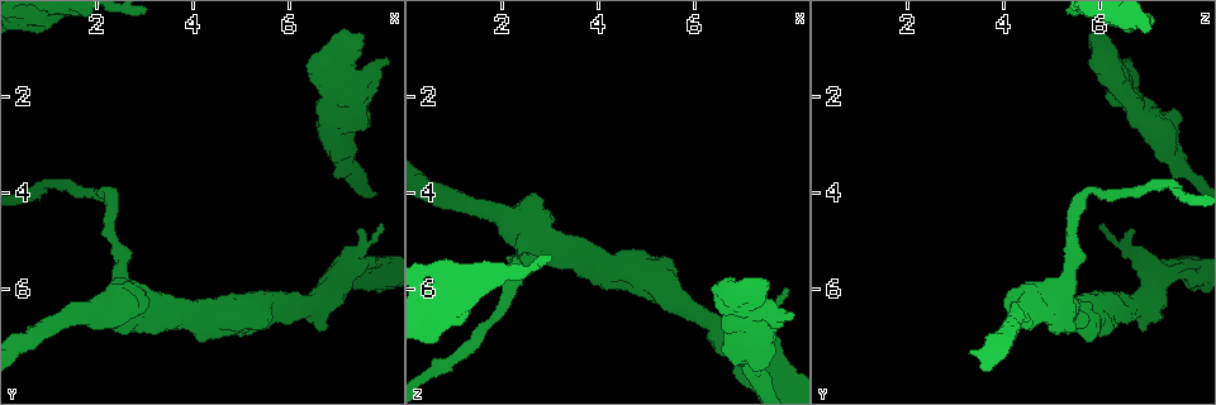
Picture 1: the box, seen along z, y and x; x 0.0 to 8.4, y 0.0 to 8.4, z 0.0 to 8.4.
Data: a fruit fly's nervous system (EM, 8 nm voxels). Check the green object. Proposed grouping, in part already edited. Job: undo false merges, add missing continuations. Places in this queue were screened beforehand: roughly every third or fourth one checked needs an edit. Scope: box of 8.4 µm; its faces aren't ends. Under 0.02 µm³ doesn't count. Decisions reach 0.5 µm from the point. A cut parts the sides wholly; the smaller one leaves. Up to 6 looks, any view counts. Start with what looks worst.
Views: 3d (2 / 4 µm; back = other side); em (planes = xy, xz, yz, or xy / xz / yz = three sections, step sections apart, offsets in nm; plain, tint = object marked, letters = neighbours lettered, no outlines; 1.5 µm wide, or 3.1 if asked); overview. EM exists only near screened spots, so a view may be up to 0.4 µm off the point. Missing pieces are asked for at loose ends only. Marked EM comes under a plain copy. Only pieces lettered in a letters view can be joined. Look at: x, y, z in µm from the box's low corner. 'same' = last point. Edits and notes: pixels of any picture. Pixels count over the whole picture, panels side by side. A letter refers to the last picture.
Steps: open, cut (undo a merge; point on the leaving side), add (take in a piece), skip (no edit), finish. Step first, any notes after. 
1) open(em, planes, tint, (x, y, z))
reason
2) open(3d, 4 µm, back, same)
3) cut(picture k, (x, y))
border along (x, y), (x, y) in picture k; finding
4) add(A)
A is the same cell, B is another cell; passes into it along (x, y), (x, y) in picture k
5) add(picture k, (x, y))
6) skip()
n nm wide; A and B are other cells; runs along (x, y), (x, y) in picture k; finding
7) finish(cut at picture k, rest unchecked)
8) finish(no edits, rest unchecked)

open(em, planes, letters, (2.25, 4.05, 5.70))
sharp bend

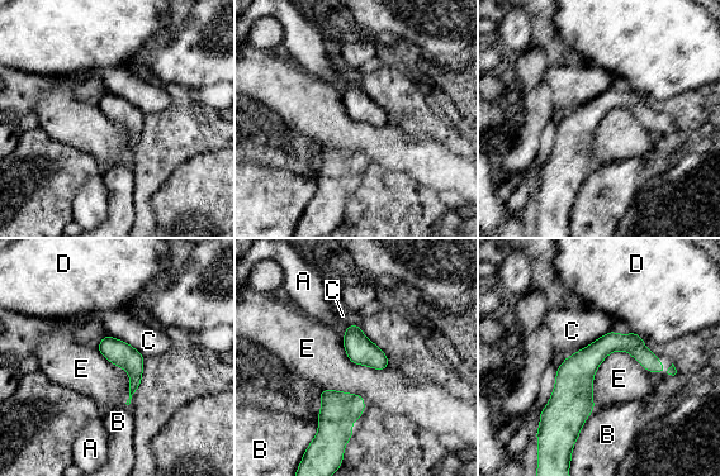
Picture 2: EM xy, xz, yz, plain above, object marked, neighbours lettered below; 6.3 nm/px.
skip()
A, B, C, D and E are other cells; continuous, no second neuron

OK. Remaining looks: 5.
open(3d, 4 µm, (6.55, 2.30, 6.70))
an open end

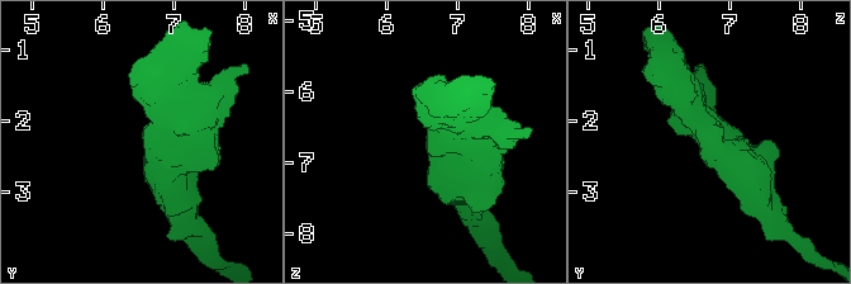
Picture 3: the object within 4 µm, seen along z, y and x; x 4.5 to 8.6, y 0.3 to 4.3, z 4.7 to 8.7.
open(em, xy, step 4, letters, (6.55, 2.30, 6.70))

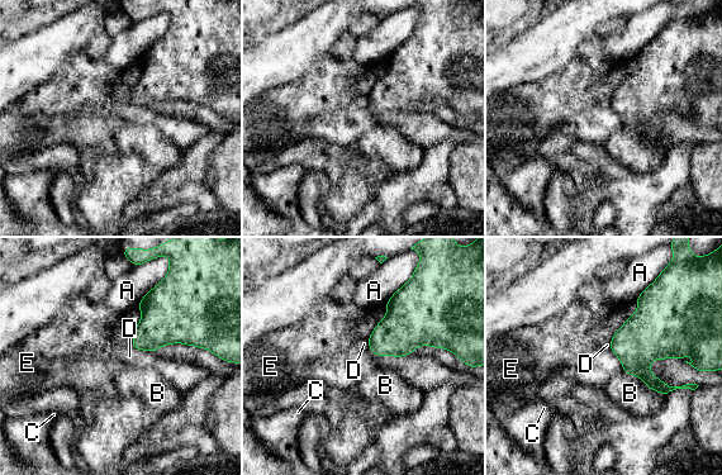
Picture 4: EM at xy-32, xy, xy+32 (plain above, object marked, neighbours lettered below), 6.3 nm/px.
open(em, planes, letters, same)
cut it another way

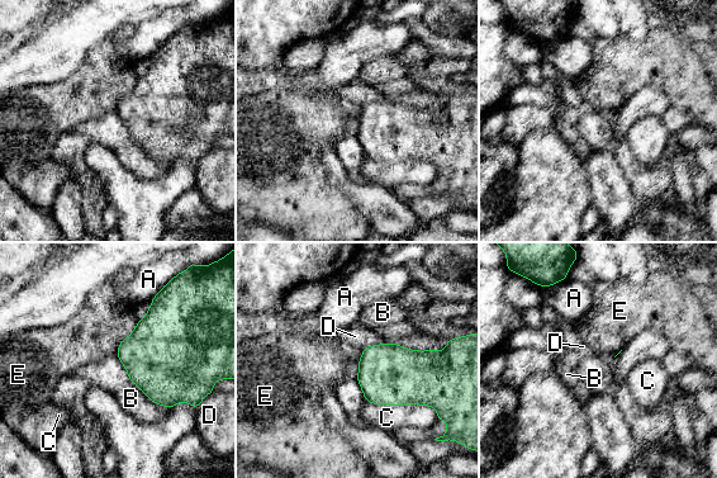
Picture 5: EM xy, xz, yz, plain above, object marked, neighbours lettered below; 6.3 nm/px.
skip()
A, B, C, D and E are other cells; border along (138, 321), (115, 351) in picture 5; no lettered piece goes on from it

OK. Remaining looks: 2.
finish(no edits, rest unchecked)

